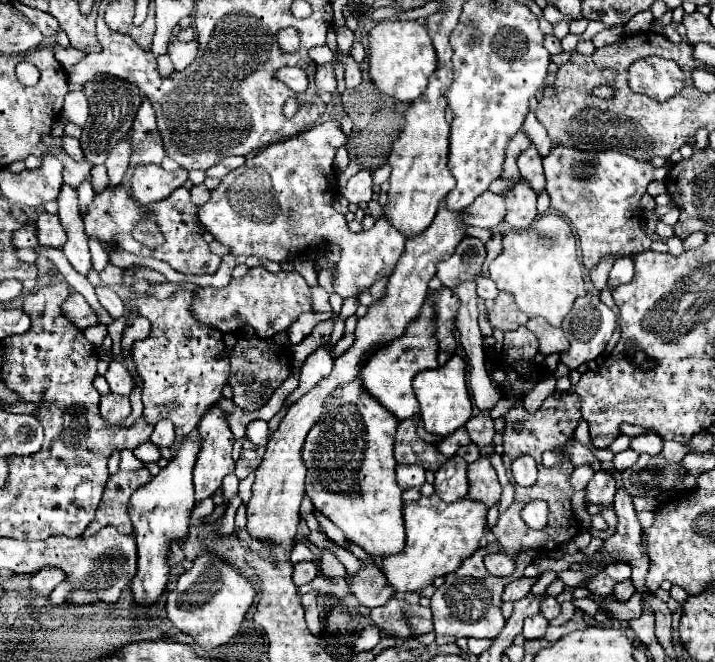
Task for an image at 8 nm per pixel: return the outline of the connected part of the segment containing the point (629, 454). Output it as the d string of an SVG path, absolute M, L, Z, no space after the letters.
M626 449L626 451L618 453L612 463L614 463L616 471L624 471L626 467L632 467L636 463L636 459L638 459L638 453L634 449Z

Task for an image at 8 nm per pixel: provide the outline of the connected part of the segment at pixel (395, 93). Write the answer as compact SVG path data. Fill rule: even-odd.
M380 21L368 35L368 73L374 85L404 103L420 97L428 85L428 77L436 69L436 51L424 25L418 21Z

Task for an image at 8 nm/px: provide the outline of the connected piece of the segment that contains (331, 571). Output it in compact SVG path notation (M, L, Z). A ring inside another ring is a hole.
M324 549L324 551L322 551L322 557L320 557L320 573L326 575L326 577L344 577L344 575L346 575L346 569L344 569L344 565L334 557L332 551Z

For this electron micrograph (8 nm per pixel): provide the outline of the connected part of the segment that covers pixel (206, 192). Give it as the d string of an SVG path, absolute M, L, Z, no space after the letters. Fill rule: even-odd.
M200 183L200 185L194 185L190 193L192 193L192 203L194 203L196 207L204 205L204 203L210 199L210 189L208 189L204 183Z

